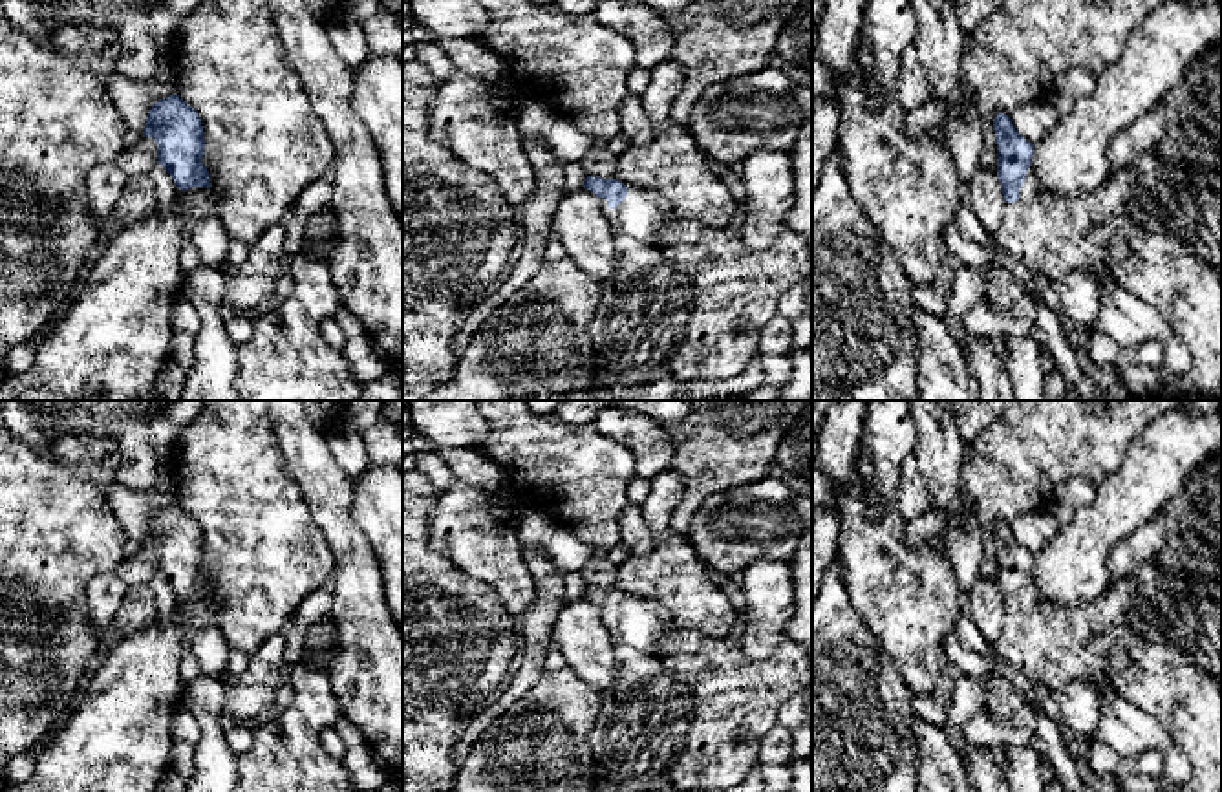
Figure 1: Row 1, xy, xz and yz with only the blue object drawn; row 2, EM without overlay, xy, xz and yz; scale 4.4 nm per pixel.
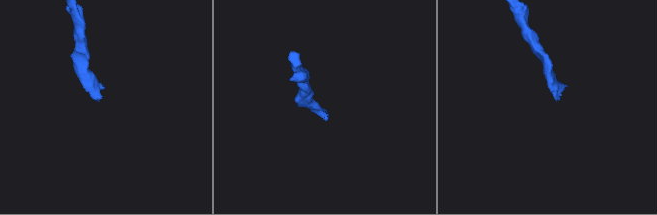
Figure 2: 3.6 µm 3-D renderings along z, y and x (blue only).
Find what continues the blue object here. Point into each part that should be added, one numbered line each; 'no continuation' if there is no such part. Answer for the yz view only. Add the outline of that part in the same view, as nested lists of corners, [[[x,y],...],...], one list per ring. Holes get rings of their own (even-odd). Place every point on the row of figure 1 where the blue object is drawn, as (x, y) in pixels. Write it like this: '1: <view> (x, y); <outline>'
1: yz (1169, 216); [[[1151,150],[1110,170],[1094,190],[1068,198],[1045,190],[1030,163],[1019,199],[1004,201],[995,245],[1037,271],[1046,285],[1061,280],[1070,269],[1105,265],[1118,285],[1163,315],[1187,344],[1191,351],[1187,377],[1204,391],[1222,391],[1222,170],[1198,172],[1169,163]],[[1114,240],[1129,247],[1129,256],[1120,263],[1109,258],[1109,243]]]

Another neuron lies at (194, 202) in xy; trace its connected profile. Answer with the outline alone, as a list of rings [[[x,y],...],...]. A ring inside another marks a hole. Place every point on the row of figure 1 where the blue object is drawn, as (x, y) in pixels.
[[[192,187],[188,190],[177,188],[176,199],[179,203],[181,219],[183,219],[183,245],[179,251],[179,263],[188,274],[201,265],[198,249],[192,243],[192,230],[198,219],[209,210],[212,203],[212,194],[205,187]]]

